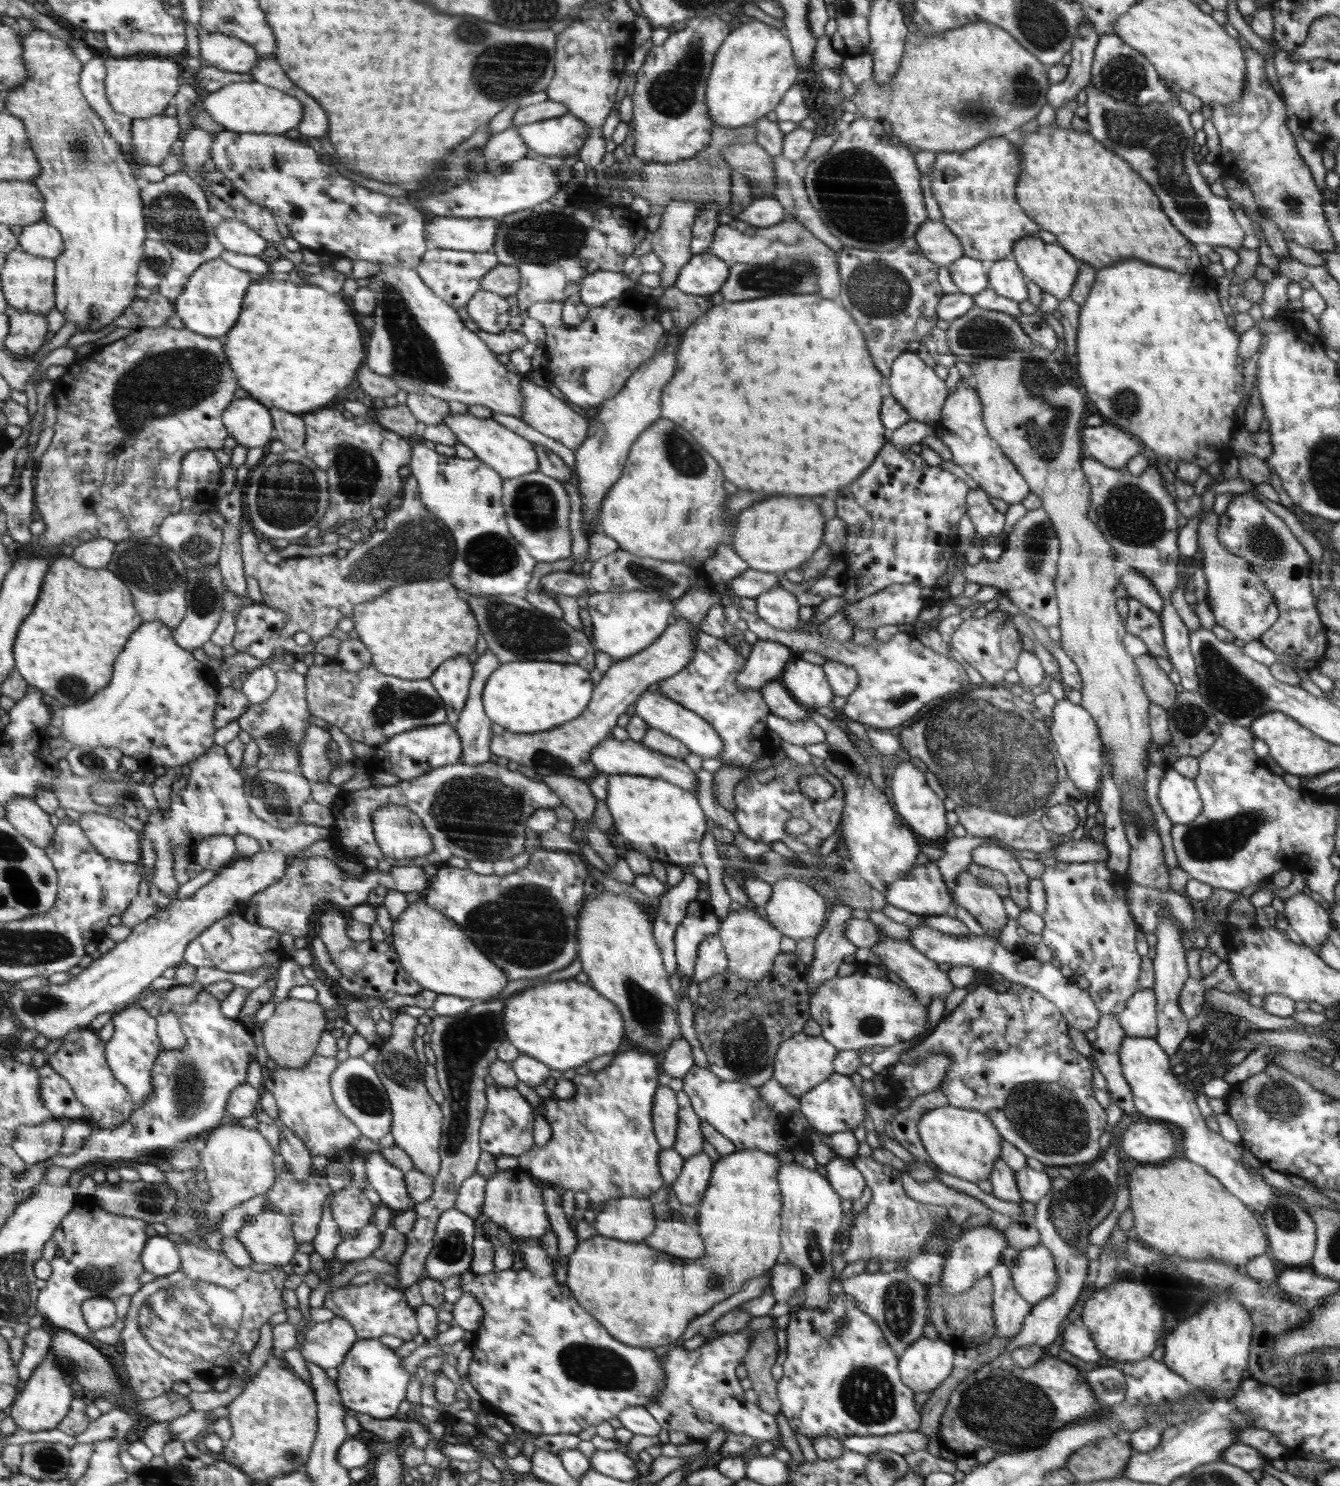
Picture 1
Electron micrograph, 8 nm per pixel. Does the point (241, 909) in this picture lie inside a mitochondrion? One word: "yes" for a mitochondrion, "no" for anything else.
no

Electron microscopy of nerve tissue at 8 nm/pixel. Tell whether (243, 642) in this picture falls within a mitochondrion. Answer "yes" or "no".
no

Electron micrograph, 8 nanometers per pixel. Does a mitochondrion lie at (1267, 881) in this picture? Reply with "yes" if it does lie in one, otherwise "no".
no

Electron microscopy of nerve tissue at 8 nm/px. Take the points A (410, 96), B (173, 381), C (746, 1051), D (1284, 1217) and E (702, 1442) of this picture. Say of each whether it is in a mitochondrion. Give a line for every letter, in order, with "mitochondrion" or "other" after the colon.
A: other
B: mitochondrion
C: mitochondrion
D: mitochondrion
E: other

